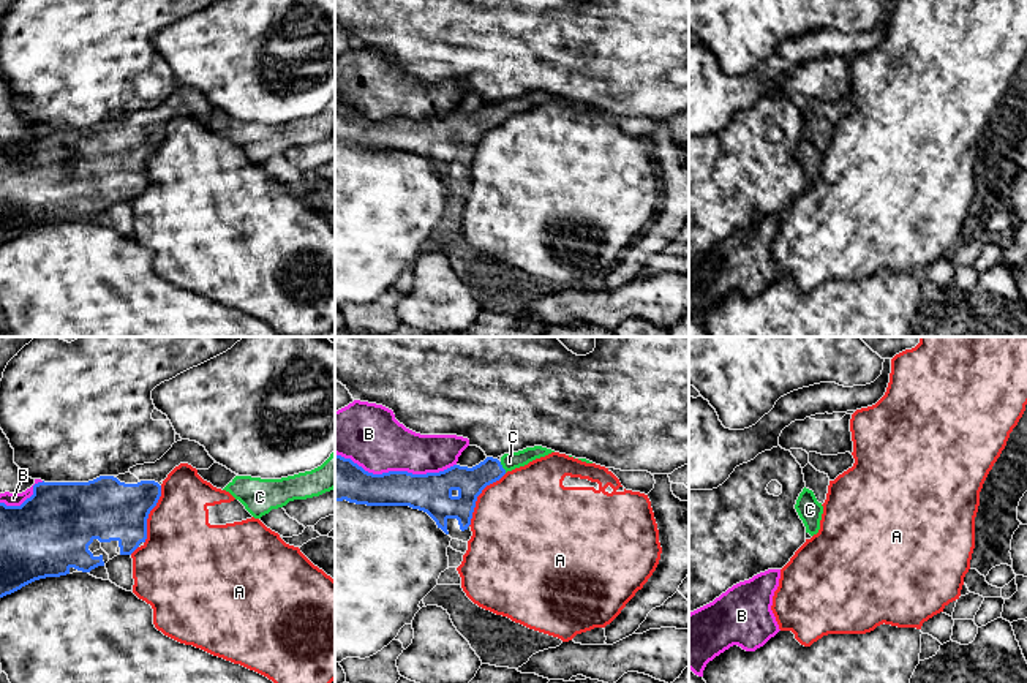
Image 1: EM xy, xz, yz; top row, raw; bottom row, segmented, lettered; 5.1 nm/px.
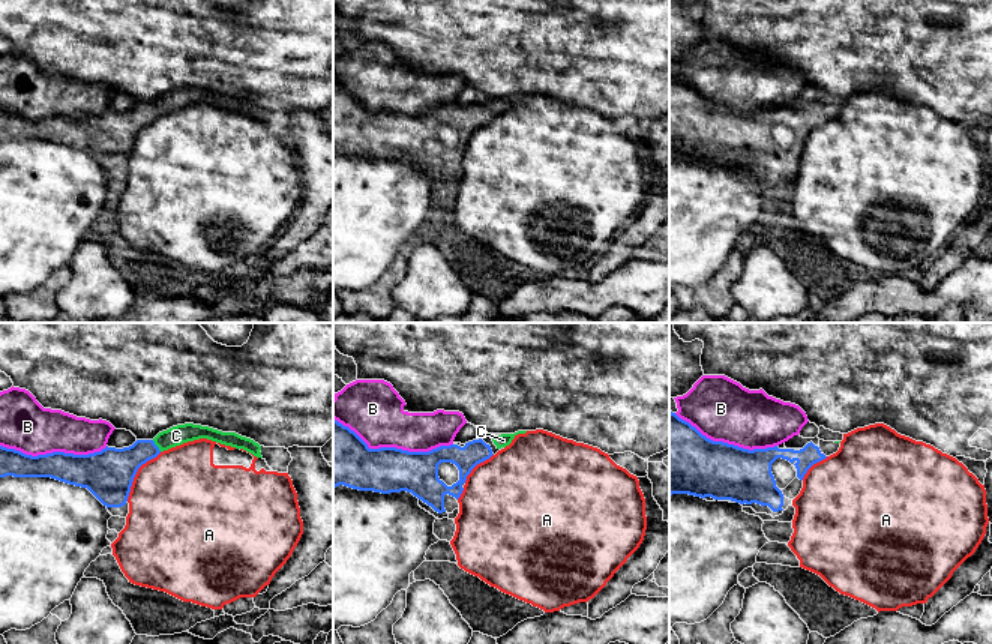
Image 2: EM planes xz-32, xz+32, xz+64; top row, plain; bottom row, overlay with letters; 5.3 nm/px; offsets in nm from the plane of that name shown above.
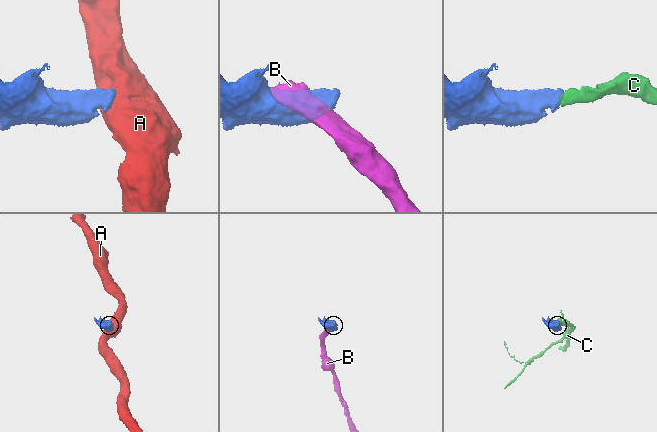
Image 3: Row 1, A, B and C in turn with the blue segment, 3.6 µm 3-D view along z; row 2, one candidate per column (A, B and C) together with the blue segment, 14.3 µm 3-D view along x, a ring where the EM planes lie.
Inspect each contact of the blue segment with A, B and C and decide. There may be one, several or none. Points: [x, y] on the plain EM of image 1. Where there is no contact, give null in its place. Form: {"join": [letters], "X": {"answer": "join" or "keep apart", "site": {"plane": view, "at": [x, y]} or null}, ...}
{"join": ["C"], "A": {"answer": "keep apart", "site": {"plane": "xz", "at": [477, 141]}}, "B": {"answer": "keep apart", "site": {"plane": "xz", "at": [395, 117]}}, "C": {"answer": "join", "site": {"plane": "xz", "at": [501, 113]}}}

